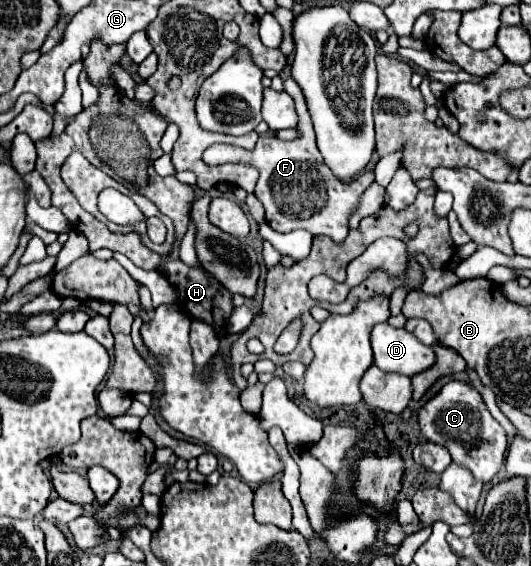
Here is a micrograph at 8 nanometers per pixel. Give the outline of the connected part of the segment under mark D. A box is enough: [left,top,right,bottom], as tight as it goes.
[372,322,436,376]

